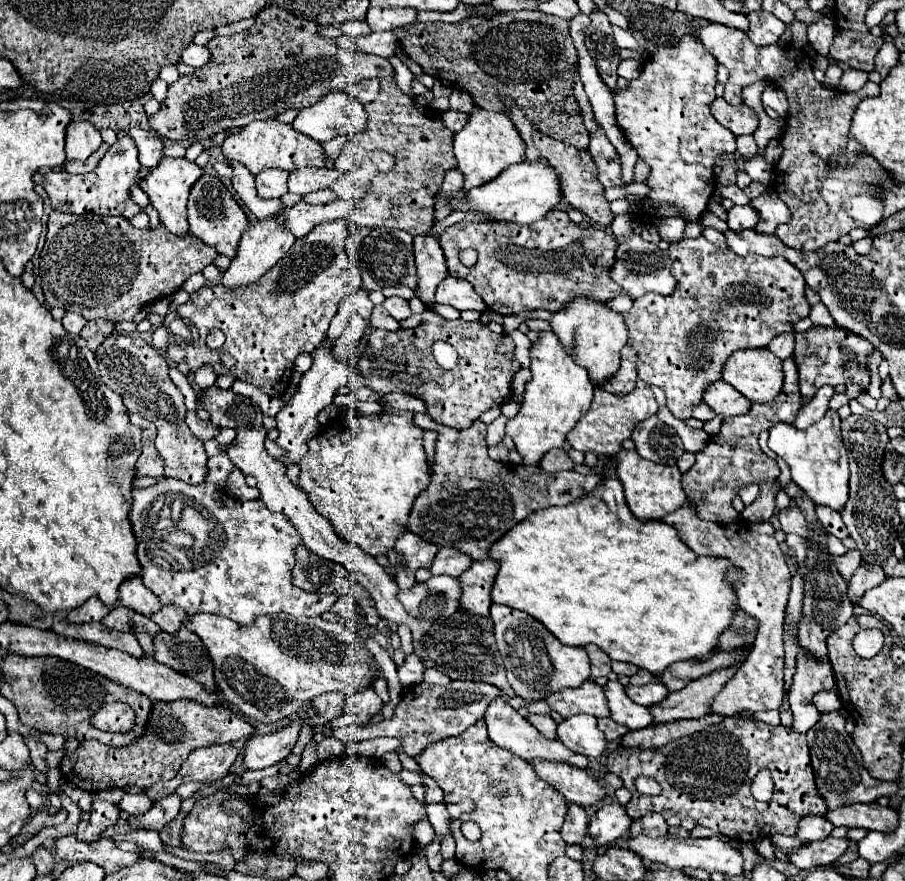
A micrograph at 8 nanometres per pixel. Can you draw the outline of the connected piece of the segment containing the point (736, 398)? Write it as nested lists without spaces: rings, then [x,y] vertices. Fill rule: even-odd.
[[[719,380],[705,390],[703,402],[707,406],[711,406],[715,410],[715,414],[725,416],[725,418],[741,416],[751,410],[751,402],[743,394],[735,392],[735,388],[729,386],[725,380]]]

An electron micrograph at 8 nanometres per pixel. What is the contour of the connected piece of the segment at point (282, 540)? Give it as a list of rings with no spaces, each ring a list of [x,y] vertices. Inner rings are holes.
[[[231,444],[221,446],[221,452],[209,458],[209,464],[207,464],[207,466],[209,466],[207,480],[205,480],[203,484],[199,484],[199,486],[191,486],[191,484],[185,484],[183,480],[175,480],[175,478],[163,478],[159,484],[155,484],[155,486],[151,486],[151,488],[139,488],[139,490],[133,490],[131,524],[133,524],[133,530],[135,530],[135,538],[137,538],[137,542],[139,542],[139,546],[137,546],[137,556],[139,556],[139,562],[141,562],[141,568],[143,568],[143,572],[141,572],[143,584],[159,598],[161,604],[177,606],[177,608],[181,608],[181,610],[187,612],[187,614],[209,612],[209,614],[227,616],[227,618],[235,620],[237,624],[253,624],[255,618],[261,616],[261,614],[281,614],[281,612],[283,612],[283,614],[295,614],[295,616],[321,616],[323,612],[329,612],[331,606],[337,602],[339,596],[335,596],[335,594],[315,594],[315,592],[305,592],[305,590],[301,590],[301,588],[295,588],[293,582],[291,582],[291,568],[295,566],[295,552],[293,552],[293,548],[295,548],[297,544],[301,544],[301,536],[299,536],[299,532],[289,524],[289,520],[287,520],[283,514],[271,512],[271,510],[263,504],[263,500],[239,502],[239,500],[235,500],[235,498],[229,498],[229,496],[223,492],[225,482],[227,482],[227,476],[229,476],[231,468],[233,468],[231,460],[227,460],[227,454],[225,454],[229,446],[231,446]],[[187,506],[193,506],[193,512],[191,512],[193,516],[187,516],[187,524],[183,526],[183,524],[181,524],[183,516],[181,516],[181,514],[177,516],[177,508],[187,508]],[[207,520],[215,520],[215,548],[193,548],[195,542],[199,540],[199,538],[195,538],[195,536],[201,534],[201,530],[205,528]]]

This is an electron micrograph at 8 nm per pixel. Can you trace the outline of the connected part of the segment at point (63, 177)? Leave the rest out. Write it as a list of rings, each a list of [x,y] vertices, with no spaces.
[[[121,130],[117,132],[115,146],[109,148],[109,152],[103,156],[103,160],[93,172],[79,176],[73,176],[69,172],[47,172],[43,178],[43,188],[49,196],[51,208],[69,214],[99,214],[123,218],[133,218],[135,214],[143,212],[143,208],[131,200],[131,186],[137,182],[137,174],[141,168],[137,154],[139,150],[131,136],[127,136],[127,132]]]

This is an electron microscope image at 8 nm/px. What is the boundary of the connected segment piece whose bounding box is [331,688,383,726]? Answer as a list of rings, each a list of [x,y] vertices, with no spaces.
[[[369,688],[367,692],[361,692],[353,698],[347,698],[343,714],[339,718],[335,718],[331,724],[333,726],[361,726],[361,724],[367,724],[381,710],[381,706],[383,706],[381,698],[375,694],[373,688]]]

